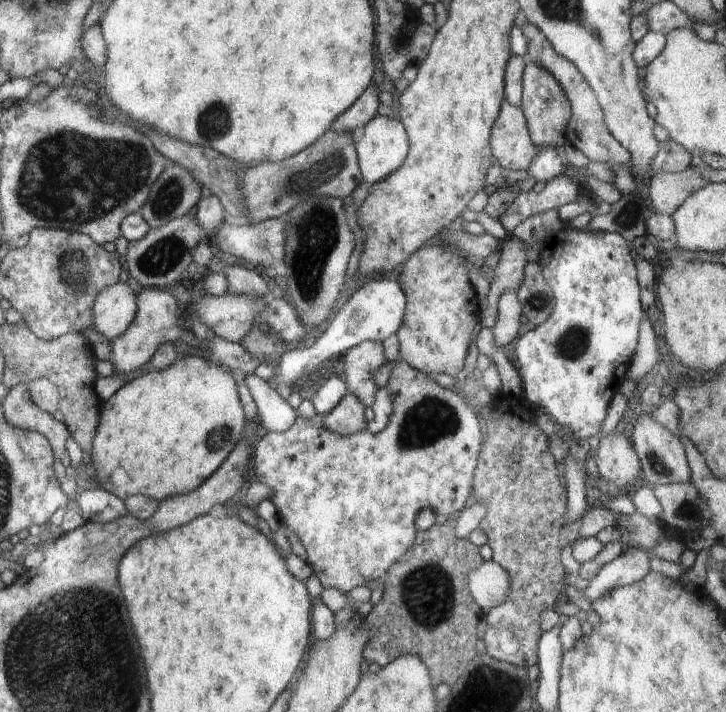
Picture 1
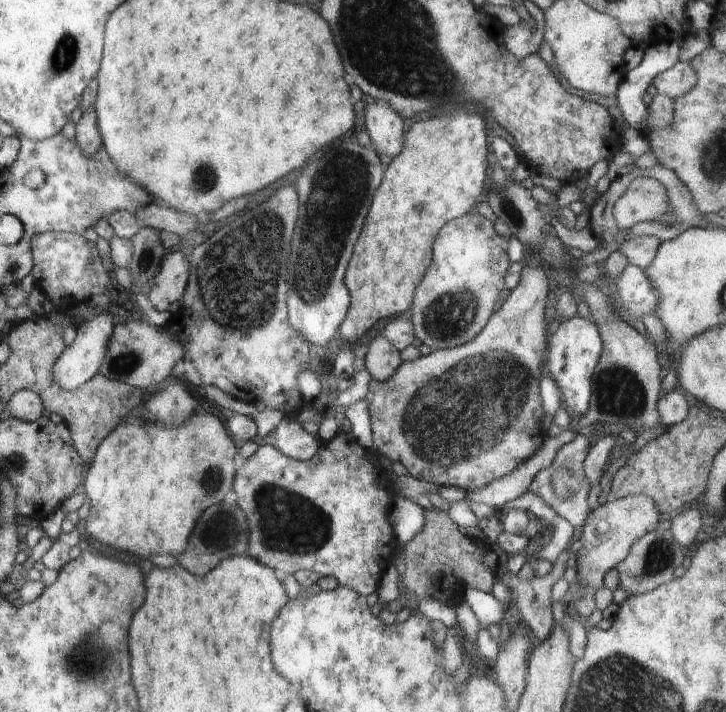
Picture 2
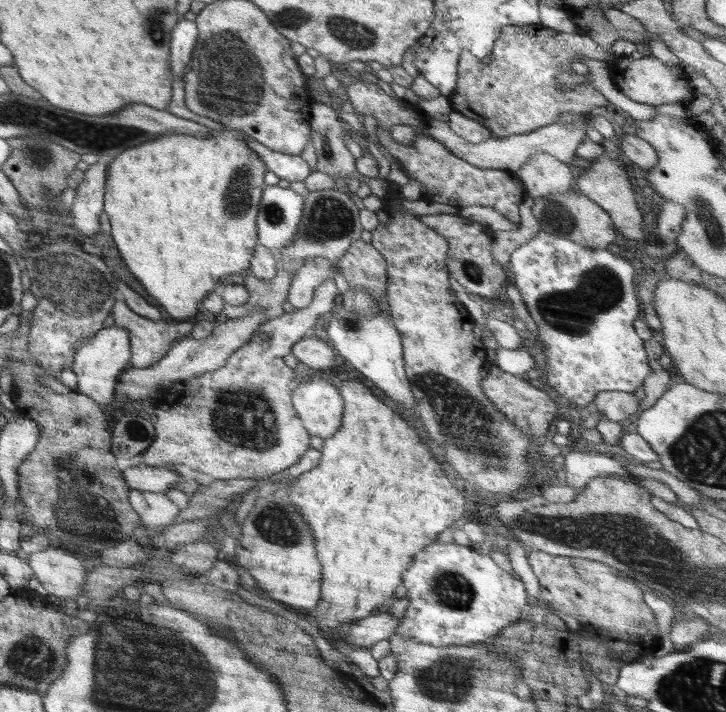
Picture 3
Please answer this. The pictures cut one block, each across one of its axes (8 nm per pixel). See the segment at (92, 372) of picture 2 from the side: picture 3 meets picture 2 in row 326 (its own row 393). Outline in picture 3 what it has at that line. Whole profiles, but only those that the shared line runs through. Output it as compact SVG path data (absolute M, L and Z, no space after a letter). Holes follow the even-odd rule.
M115 324L106 329L95 332L90 342L75 352L74 367L72 370L77 376L77 388L75 391L90 396L102 408L106 416L110 416L111 404L114 402L115 389L118 376L128 367L131 359L130 337L127 328Z

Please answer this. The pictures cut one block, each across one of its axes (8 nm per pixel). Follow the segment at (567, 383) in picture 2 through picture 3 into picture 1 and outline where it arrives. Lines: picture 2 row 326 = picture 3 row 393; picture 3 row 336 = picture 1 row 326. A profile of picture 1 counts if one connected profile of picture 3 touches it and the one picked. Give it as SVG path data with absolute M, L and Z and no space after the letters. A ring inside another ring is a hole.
M566 226L554 238L544 241L544 244L544 250L541 250L539 254L538 264L542 269L544 278L552 289L553 311L539 327L525 332L519 338L516 344L515 364L519 369L521 379L524 383L528 406L535 412L544 412L544 414L547 414L560 429L568 426L573 432L572 439L579 439L581 442L586 442L590 436L594 436L600 430L602 421L606 418L610 401L614 394L620 392L623 381L627 378L627 372L638 344L640 322L642 322L642 316L646 316L646 312L642 310L642 303L640 303L638 272L636 271L635 260L630 253L626 239L618 233L594 232L590 230L581 231L570 229Z

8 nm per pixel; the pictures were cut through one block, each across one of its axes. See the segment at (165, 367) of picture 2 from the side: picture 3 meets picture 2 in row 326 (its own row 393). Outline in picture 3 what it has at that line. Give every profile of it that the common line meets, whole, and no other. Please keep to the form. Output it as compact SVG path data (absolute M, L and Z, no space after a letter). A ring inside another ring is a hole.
M259 307L252 310L244 318L228 319L224 323L216 322L212 334L200 340L192 338L190 335L180 339L171 345L168 352L151 367L148 368L126 368L119 376L115 389L115 403L112 402L111 410L123 408L128 400L144 400L154 396L157 390L164 386L169 387L172 383L196 378L205 372L214 372L217 368L222 368L229 356L232 356L236 349L244 346L252 336L252 333L264 323L268 322L268 317Z

